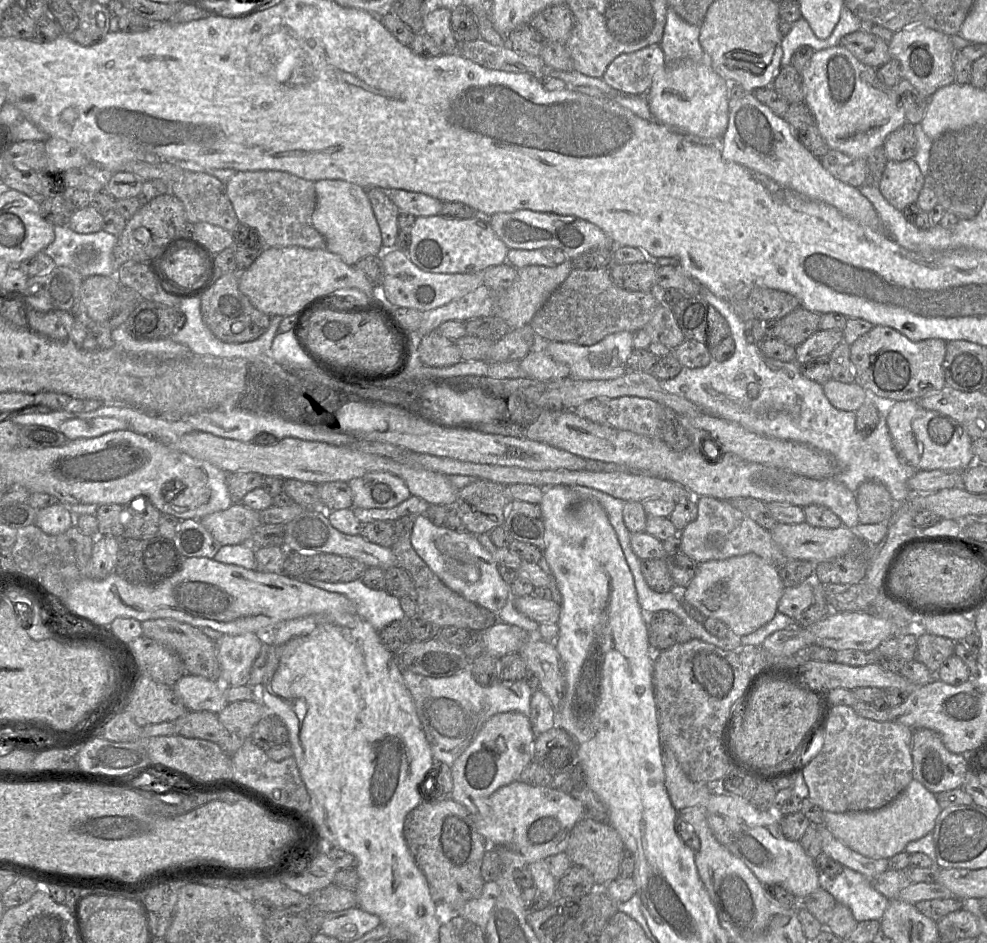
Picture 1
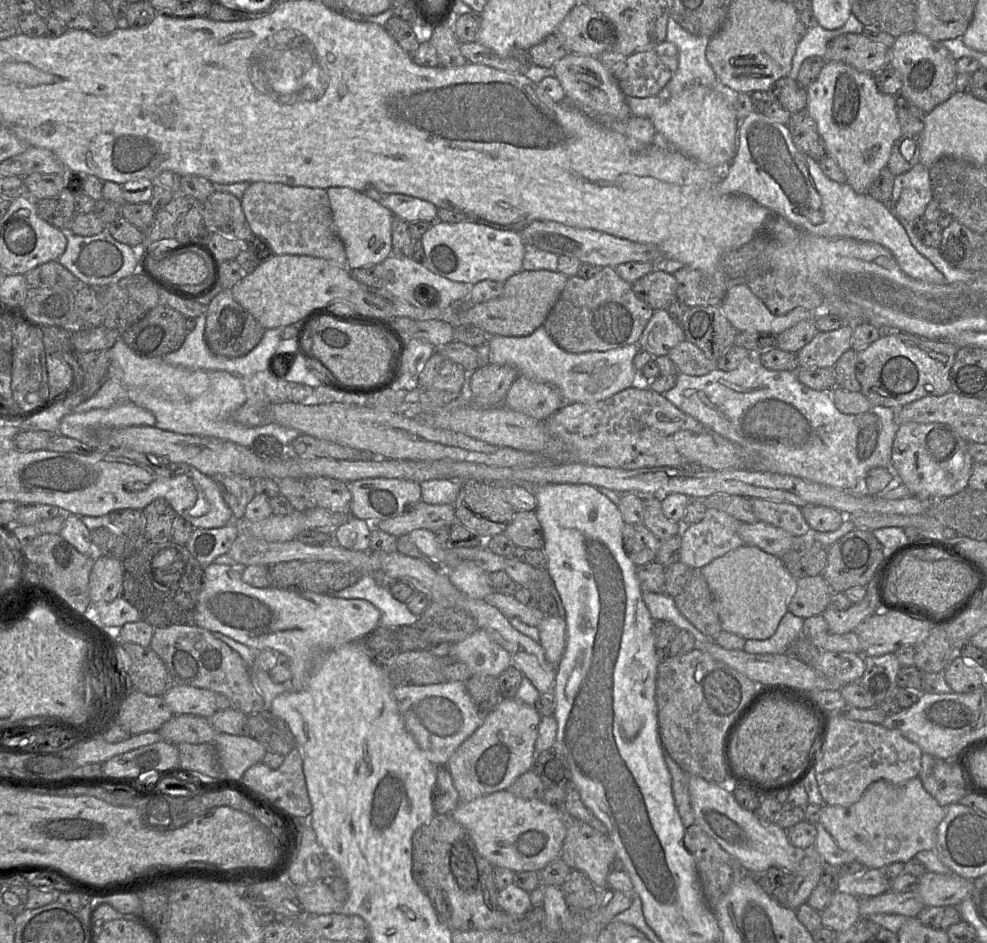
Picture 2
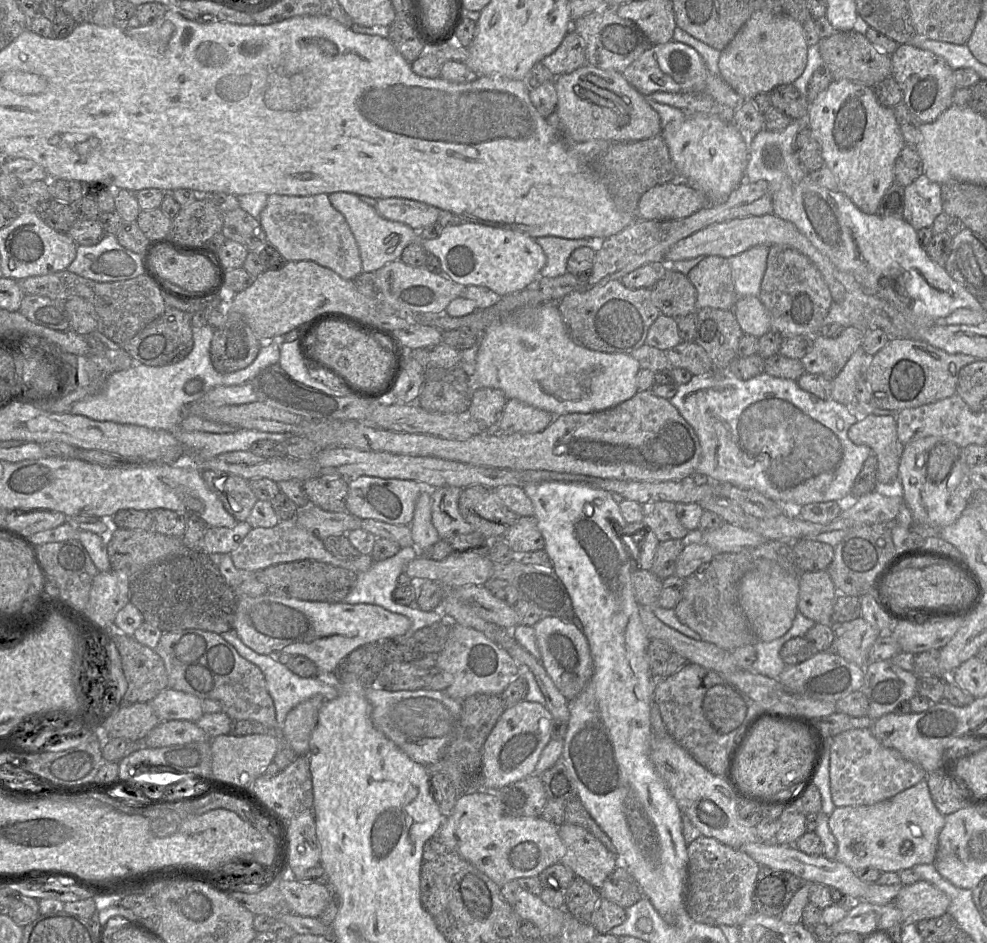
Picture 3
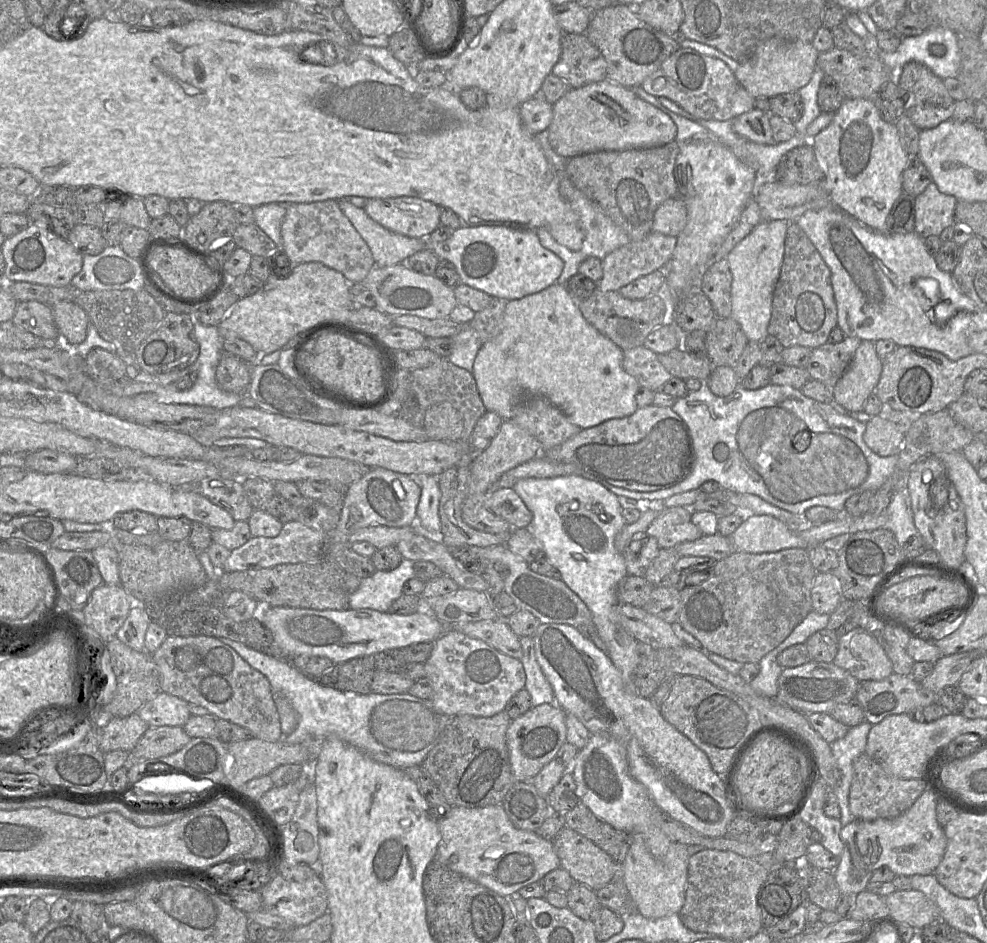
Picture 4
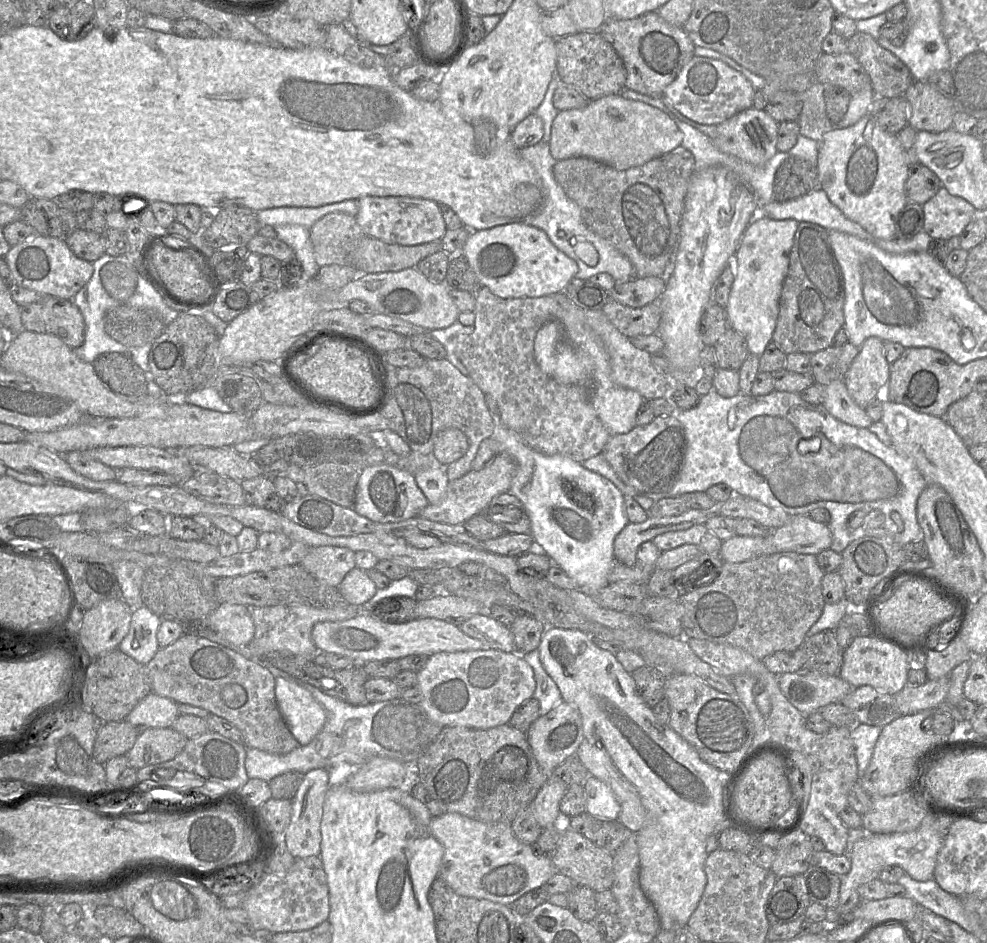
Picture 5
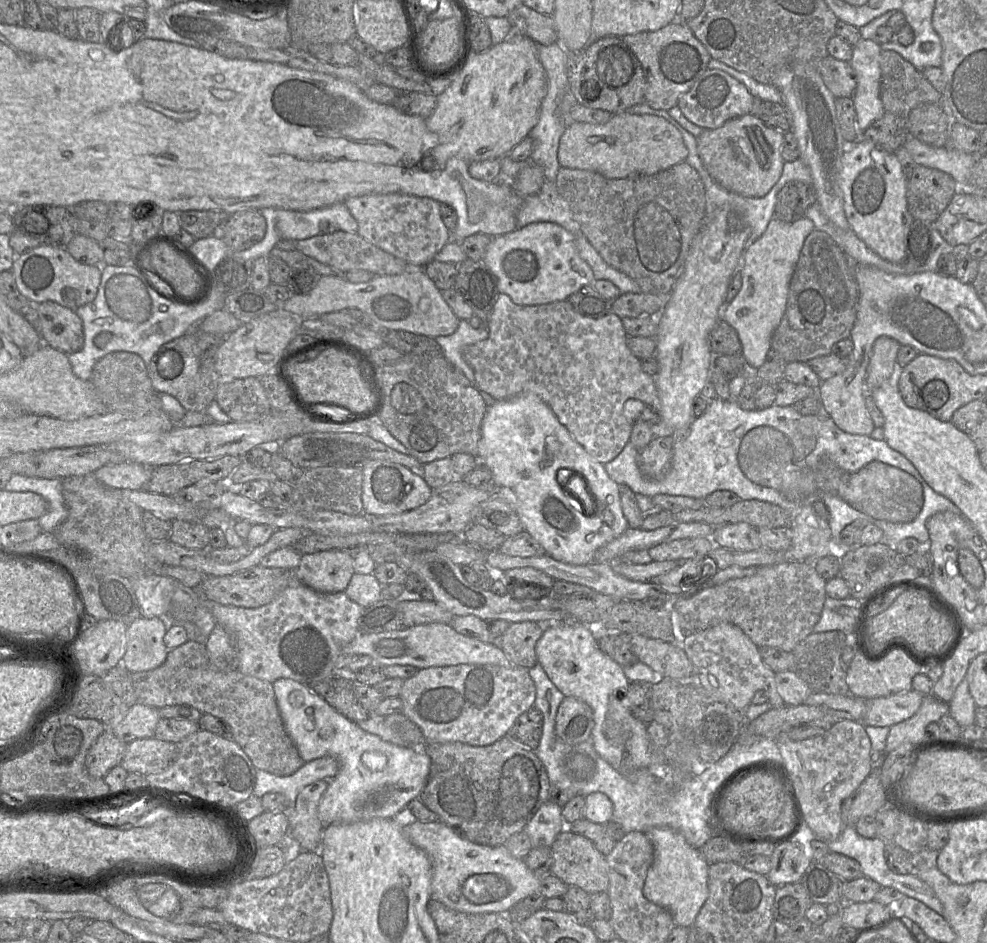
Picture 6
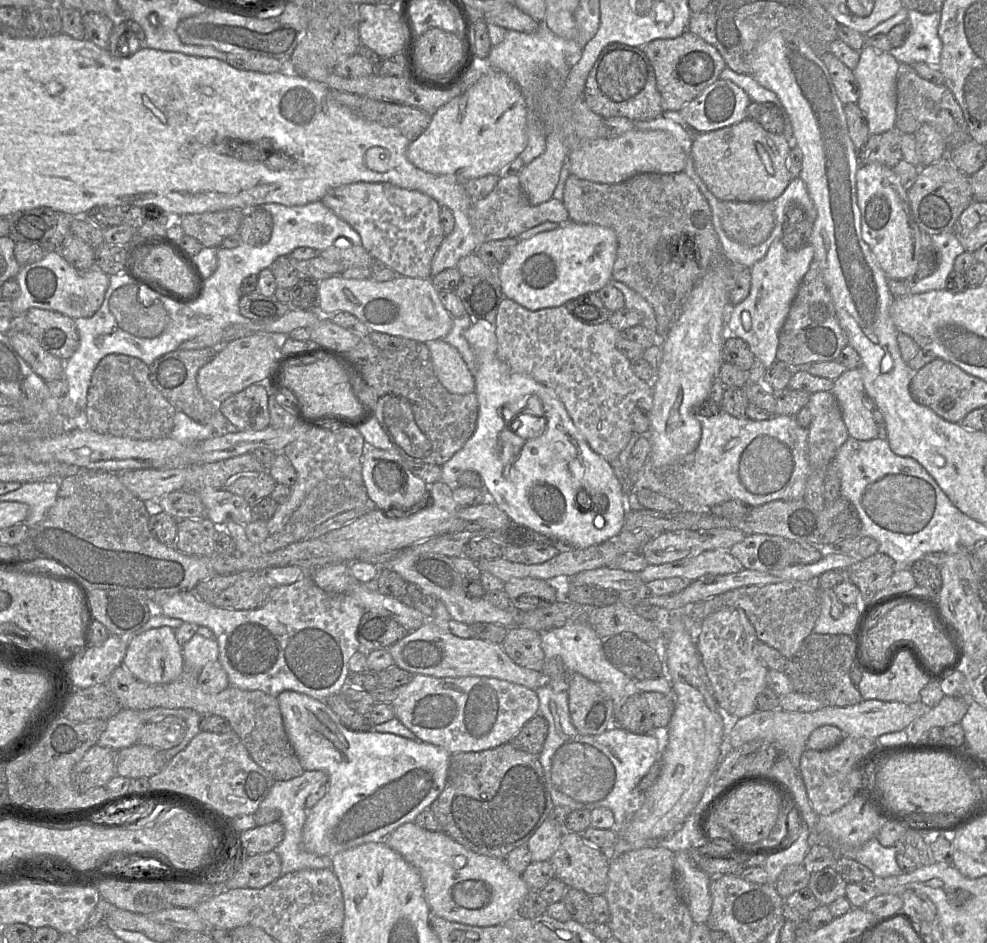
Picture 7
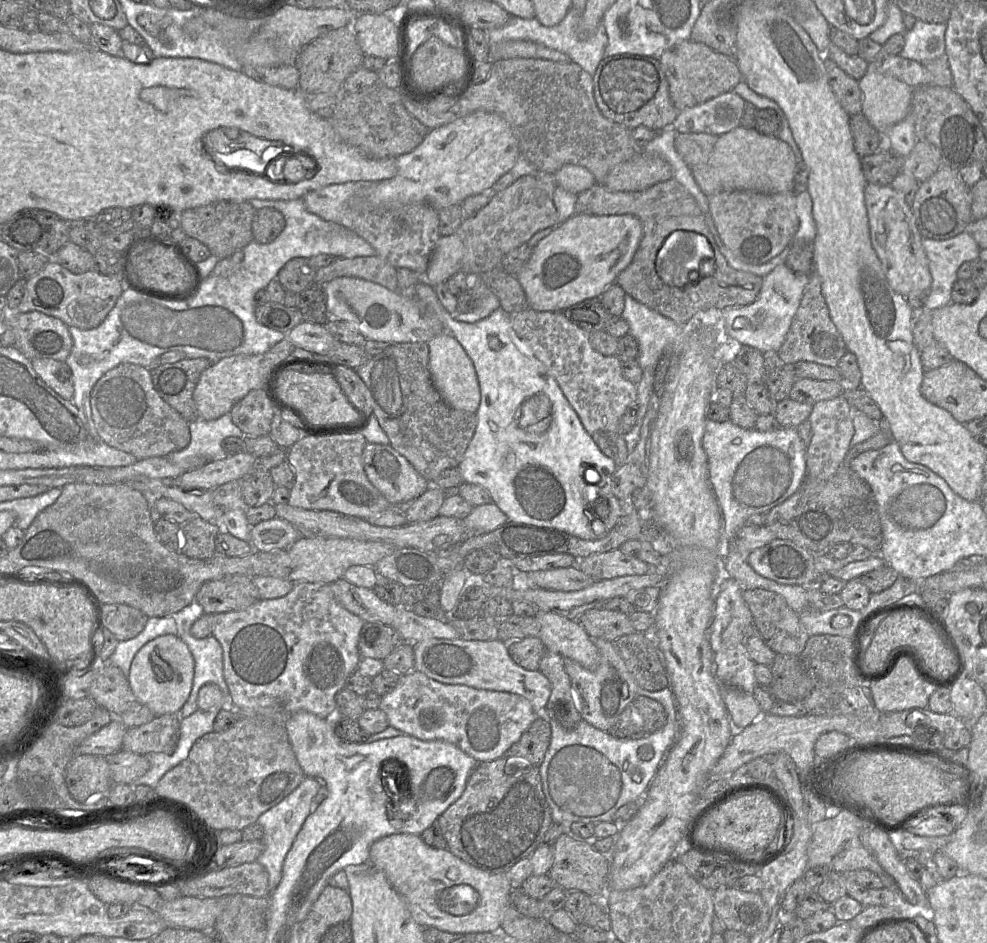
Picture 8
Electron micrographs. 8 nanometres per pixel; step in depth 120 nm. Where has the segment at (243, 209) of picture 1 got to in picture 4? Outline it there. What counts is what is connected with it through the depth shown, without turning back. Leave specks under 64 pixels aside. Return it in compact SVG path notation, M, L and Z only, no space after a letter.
M335 200L289 204L281 225L281 237L280 250L294 265L320 262L343 274L350 284L362 282L376 266L367 243Z

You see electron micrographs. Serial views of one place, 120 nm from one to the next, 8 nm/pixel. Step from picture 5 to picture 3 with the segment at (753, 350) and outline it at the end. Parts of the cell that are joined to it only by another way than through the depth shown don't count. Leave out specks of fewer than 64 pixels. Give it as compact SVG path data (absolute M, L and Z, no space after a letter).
M758 245L728 258L738 298L759 297L770 246Z

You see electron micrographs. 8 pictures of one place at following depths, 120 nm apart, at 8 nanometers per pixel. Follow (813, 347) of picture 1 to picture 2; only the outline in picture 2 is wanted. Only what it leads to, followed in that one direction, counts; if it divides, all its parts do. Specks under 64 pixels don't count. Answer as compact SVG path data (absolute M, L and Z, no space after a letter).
M844 325L834 331L818 331L811 342L796 354L799 368L833 368L843 353L851 349L853 327Z

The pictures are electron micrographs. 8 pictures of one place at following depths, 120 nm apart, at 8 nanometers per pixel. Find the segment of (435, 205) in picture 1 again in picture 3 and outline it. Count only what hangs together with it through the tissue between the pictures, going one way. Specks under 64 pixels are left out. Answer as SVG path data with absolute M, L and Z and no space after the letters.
M396 197L379 199L374 208L383 218L403 223L415 231L438 222L440 211L423 202Z

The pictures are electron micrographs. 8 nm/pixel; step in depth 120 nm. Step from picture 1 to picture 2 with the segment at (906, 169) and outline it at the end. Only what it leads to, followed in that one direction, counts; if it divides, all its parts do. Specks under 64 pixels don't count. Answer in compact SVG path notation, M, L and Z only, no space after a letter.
M922 163L895 176L890 210L908 222L922 218L933 200L929 170Z

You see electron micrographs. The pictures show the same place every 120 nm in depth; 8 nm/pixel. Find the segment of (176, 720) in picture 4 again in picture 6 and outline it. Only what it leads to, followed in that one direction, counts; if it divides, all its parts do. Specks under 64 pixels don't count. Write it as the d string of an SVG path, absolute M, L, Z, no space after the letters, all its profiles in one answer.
M136 703L120 722L108 729L120 740L130 743L136 739L154 737L159 720L157 708Z

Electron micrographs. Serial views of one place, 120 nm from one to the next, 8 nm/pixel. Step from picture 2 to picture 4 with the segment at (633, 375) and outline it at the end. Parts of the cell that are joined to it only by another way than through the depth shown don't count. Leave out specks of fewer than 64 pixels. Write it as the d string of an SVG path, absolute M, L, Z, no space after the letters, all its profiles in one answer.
M554 283L539 292L508 301L501 332L482 344L472 371L487 411L509 420L515 415L518 404L541 397L584 429L609 419L630 416L639 408L636 394L640 385L623 367L623 350L584 318L578 302L568 291L566 283Z

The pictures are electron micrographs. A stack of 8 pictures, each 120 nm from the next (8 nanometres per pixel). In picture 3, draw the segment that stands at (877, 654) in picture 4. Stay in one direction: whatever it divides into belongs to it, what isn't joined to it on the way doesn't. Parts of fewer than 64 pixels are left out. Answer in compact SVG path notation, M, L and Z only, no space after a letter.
M862 616L833 626L834 640L829 651L865 669L869 663L869 651L879 631Z

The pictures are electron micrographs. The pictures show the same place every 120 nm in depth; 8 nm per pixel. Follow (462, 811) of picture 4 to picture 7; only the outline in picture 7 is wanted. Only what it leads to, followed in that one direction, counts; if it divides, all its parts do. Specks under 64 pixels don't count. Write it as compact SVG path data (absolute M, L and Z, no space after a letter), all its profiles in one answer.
M409 822L395 829L384 842L419 872L431 915L447 921L476 927L503 925L516 916L524 898L530 892L522 875L510 869L505 859L477 854L442 831L429 831Z

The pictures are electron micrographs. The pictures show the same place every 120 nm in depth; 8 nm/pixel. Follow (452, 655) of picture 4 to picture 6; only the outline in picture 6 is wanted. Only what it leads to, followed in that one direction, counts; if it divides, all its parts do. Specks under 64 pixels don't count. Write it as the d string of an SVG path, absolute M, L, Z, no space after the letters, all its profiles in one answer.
M459 664L419 669L413 677L404 680L399 697L403 704L402 714L419 728L426 744L461 742L472 746L486 746L506 736L515 720L522 713L534 707L535 695L536 688L527 668L518 666L503 667L491 664Z

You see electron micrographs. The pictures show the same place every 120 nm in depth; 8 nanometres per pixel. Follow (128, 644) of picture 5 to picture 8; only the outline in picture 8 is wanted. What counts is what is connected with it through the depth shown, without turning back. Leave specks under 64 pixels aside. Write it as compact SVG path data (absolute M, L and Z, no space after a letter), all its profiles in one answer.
M166 634L147 642L135 655L128 682L137 702L148 707L156 716L177 714L189 698L194 678L195 661L187 645L178 635Z

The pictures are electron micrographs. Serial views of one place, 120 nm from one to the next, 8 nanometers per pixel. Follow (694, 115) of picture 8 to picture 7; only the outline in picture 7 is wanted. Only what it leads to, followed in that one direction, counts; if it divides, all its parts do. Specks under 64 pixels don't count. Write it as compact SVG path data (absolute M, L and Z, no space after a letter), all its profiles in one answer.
M720 78L683 106L679 114L689 130L709 132L744 120L750 102L742 88Z

